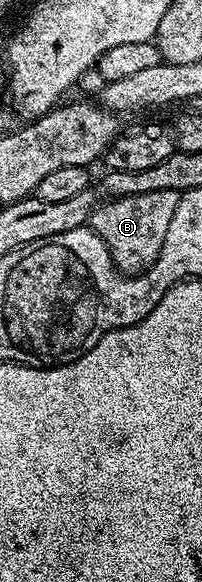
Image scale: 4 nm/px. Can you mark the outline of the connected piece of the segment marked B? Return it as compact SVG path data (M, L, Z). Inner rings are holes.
M149 190L149 194L108 200L91 213L89 226L105 242L105 246L109 246L109 254L119 272L125 276L140 276L150 270L153 262L157 262L161 242L165 242L169 221L173 218L173 210L177 210L180 195L177 190Z

